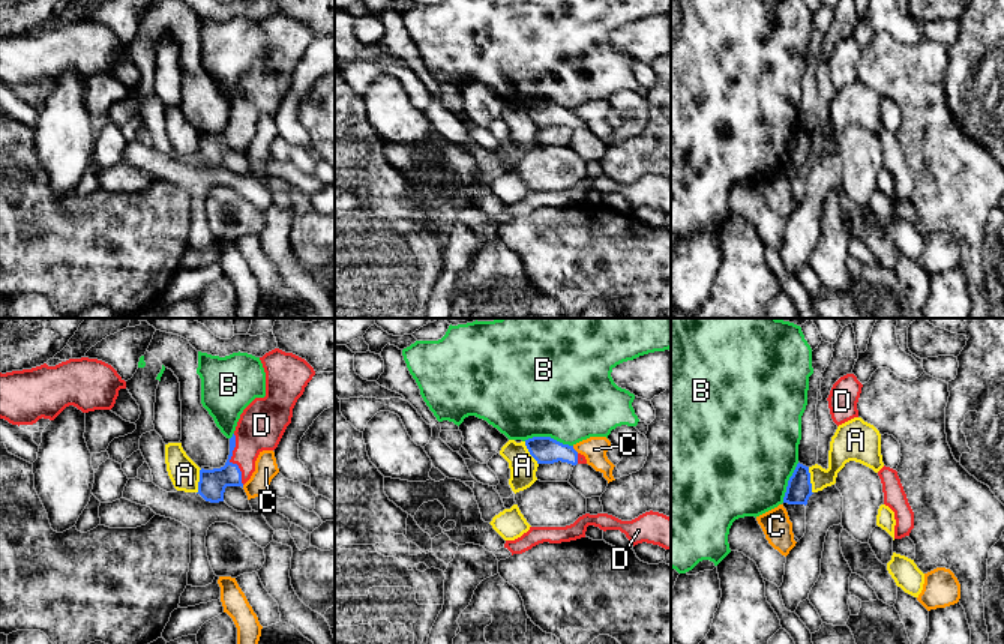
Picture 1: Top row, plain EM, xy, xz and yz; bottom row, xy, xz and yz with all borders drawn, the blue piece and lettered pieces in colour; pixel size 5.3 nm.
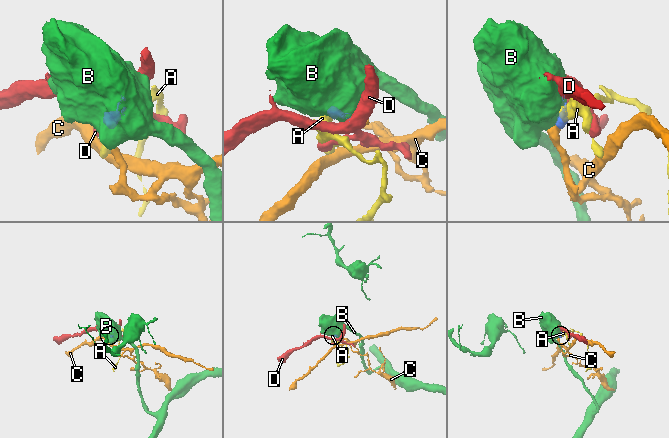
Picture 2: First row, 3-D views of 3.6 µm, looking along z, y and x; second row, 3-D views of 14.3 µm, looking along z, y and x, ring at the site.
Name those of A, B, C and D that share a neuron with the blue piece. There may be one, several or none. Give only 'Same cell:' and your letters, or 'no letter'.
Same cell: D

